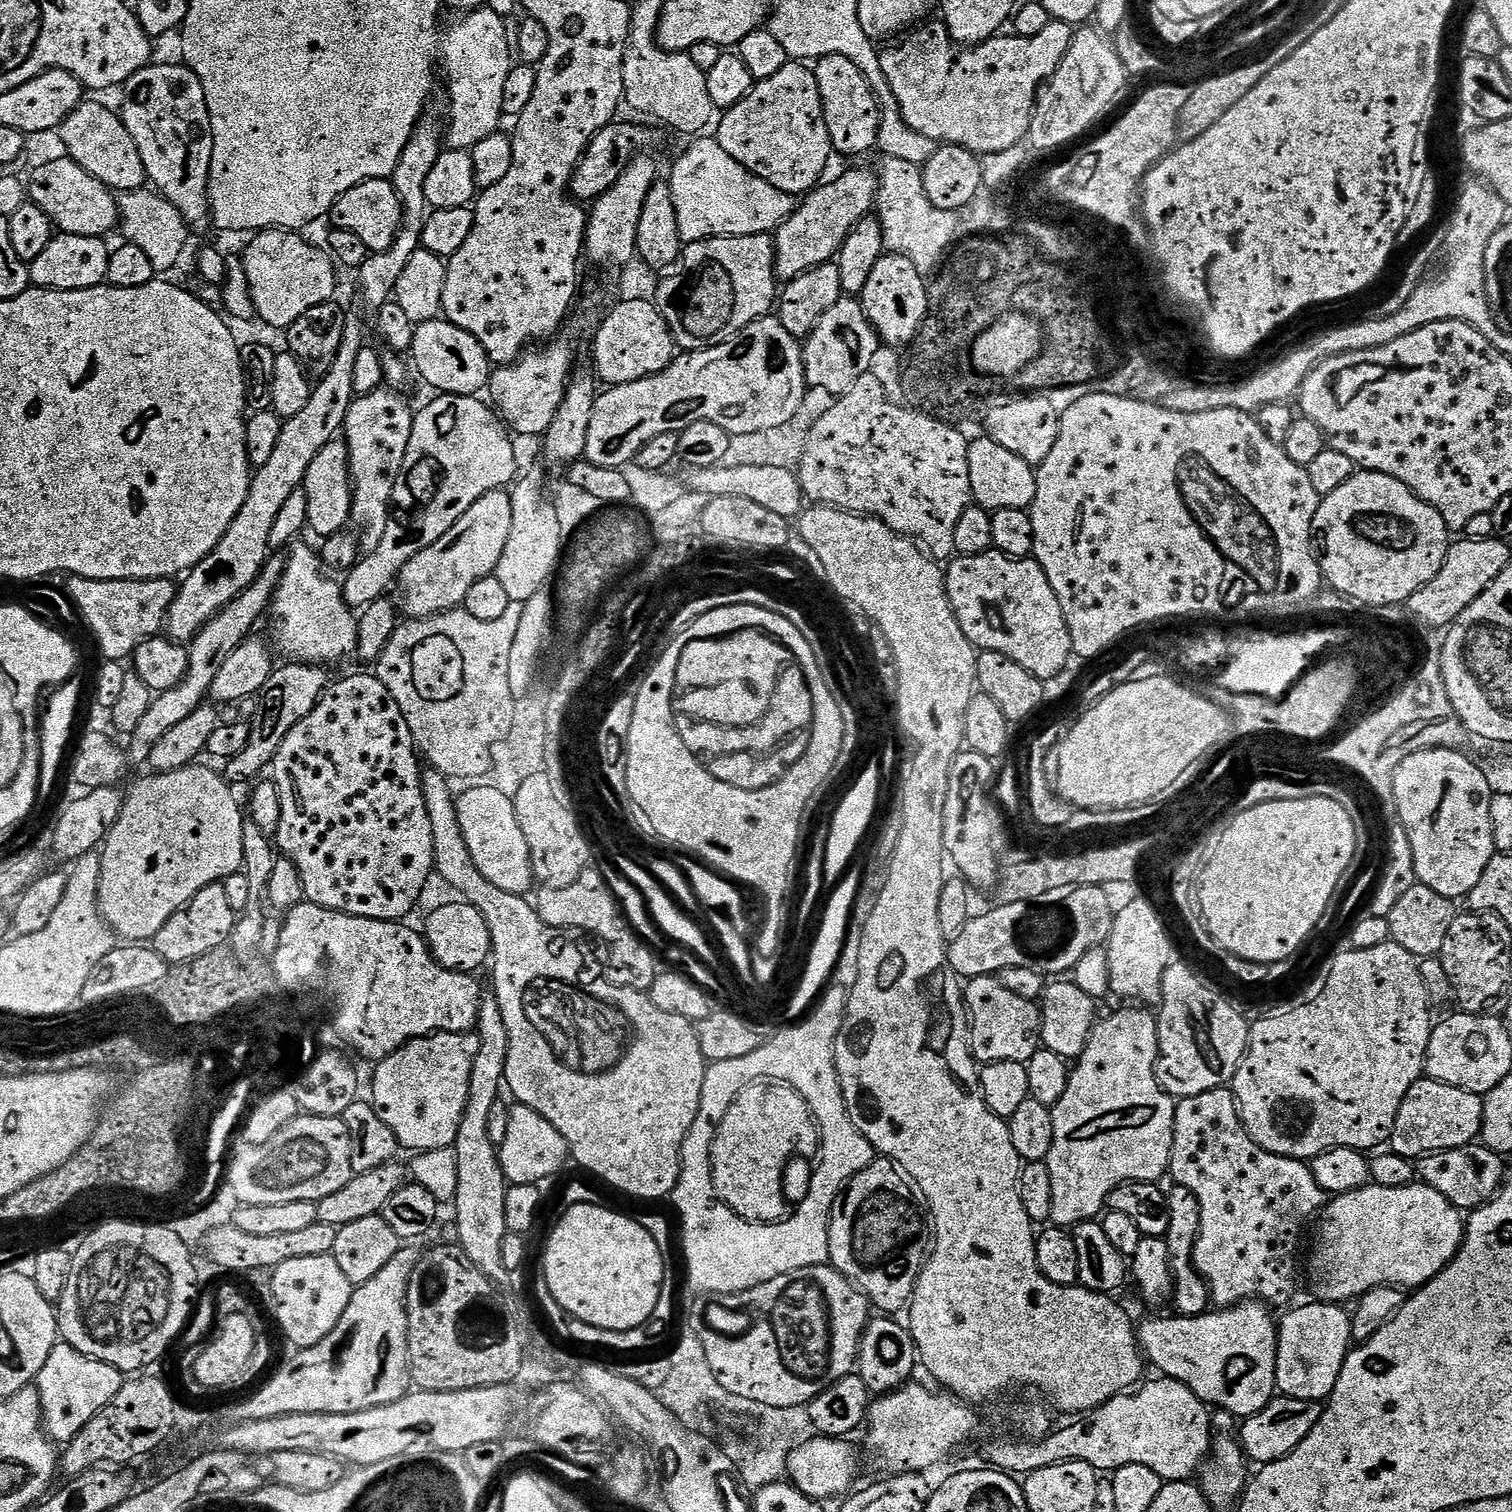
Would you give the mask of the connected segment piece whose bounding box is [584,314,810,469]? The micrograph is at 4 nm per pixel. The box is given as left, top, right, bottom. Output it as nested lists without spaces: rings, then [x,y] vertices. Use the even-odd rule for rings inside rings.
[[[769,314],[760,320],[750,322],[750,326],[743,328],[737,336],[731,336],[730,339],[722,342],[718,346],[707,348],[701,352],[677,355],[672,364],[666,366],[666,370],[662,370],[658,374],[647,376],[638,382],[626,382],[625,384],[614,384],[605,387],[597,395],[596,401],[594,402],[594,415],[590,417],[590,431],[586,434],[584,459],[593,463],[594,466],[623,469],[627,464],[635,461],[636,455],[640,453],[642,446],[646,446],[646,442],[650,442],[650,438],[658,438],[658,434],[670,434],[671,432],[681,433],[686,426],[694,426],[694,422],[714,422],[714,426],[722,426],[722,430],[726,430],[731,435],[752,434],[754,431],[780,427],[784,422],[788,422],[790,418],[794,417],[794,414],[798,413],[799,408],[804,404],[806,399],[806,393],[804,391],[809,391],[809,388],[808,381],[804,379],[804,354],[801,341],[797,337],[792,336],[790,330],[786,330],[786,326],[782,326],[779,318]]]

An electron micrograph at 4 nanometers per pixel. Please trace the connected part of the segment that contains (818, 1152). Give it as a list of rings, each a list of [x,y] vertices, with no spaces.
[[[760,1074],[760,1076],[754,1076],[748,1080],[748,1086],[742,1088],[742,1096],[738,1092],[732,1094],[730,1098],[732,1102],[724,1108],[724,1114],[720,1116],[720,1120],[714,1124],[714,1132],[712,1132],[712,1138],[708,1142],[708,1172],[710,1172],[710,1184],[712,1184],[712,1192],[716,1196],[716,1200],[740,1222],[744,1222],[746,1226],[752,1226],[752,1228],[766,1228],[766,1230],[772,1230],[772,1226],[780,1228],[780,1226],[786,1226],[788,1222],[792,1222],[798,1214],[806,1214],[806,1212],[800,1212],[804,1208],[804,1202],[806,1200],[792,1200],[788,1194],[786,1194],[786,1172],[788,1168],[792,1166],[792,1162],[808,1162],[816,1168],[822,1166],[822,1158],[824,1158],[824,1128],[822,1128],[822,1122],[818,1118],[818,1110],[812,1106],[812,1102],[806,1098],[806,1094],[796,1086],[792,1084],[790,1080],[786,1078],[778,1078],[778,1076],[768,1076],[768,1074]]]

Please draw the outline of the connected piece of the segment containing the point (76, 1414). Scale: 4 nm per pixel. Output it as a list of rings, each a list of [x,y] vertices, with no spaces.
[[[58,1342],[54,1350],[50,1350],[46,1366],[42,1366],[34,1381],[34,1387],[40,1395],[48,1435],[56,1442],[73,1440],[82,1426],[97,1416],[112,1401],[114,1394],[118,1394],[118,1390],[122,1390],[125,1379],[125,1373],[114,1366],[98,1358],[90,1358],[74,1350],[74,1346]]]

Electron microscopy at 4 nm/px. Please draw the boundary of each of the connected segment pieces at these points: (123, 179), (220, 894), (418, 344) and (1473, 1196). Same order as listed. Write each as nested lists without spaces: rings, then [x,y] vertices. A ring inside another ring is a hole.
[[[81,102],[60,125],[58,137],[64,143],[67,159],[74,161],[86,174],[98,178],[113,193],[138,192],[145,187],[144,163],[130,130],[126,130],[123,119],[116,116],[104,104]]]
[[[223,883],[211,884],[198,890],[198,894],[185,908],[178,909],[166,926],[162,926],[162,930],[152,937],[150,944],[170,966],[190,963],[216,947],[227,945],[237,919],[238,913],[230,906]]]
[[[437,318],[416,325],[414,342],[410,349],[410,360],[420,371],[420,376],[435,391],[449,396],[474,396],[483,393],[488,386],[490,361],[486,350],[474,338],[446,318]]]
[[[1473,1142],[1461,1148],[1432,1152],[1423,1157],[1418,1164],[1418,1176],[1423,1183],[1438,1190],[1438,1194],[1442,1194],[1442,1198],[1446,1198],[1455,1208],[1475,1210],[1500,1191],[1506,1175],[1504,1164],[1505,1157],[1484,1147],[1483,1143]]]

